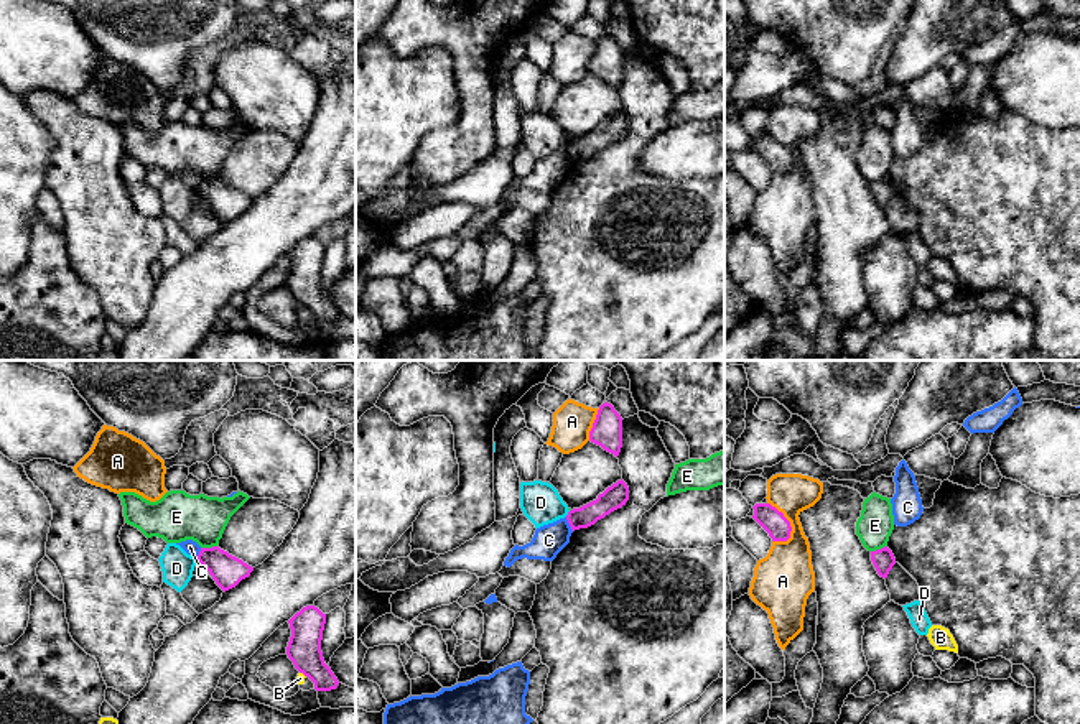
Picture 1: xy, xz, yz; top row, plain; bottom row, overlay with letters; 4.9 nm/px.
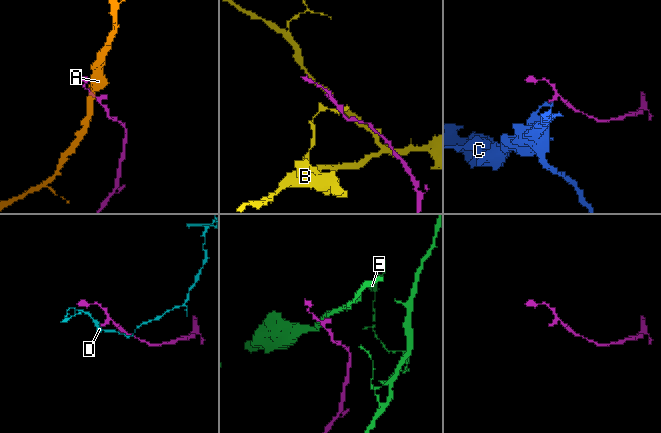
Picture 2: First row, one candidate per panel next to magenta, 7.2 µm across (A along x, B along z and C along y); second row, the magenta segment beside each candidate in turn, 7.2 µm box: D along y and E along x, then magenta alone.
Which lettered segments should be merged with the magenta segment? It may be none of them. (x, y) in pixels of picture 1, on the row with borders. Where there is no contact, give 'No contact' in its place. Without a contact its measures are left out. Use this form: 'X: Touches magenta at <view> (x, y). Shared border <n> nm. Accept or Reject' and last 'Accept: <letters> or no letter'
A: Touches magenta at yz (787, 520). Shared border 220 nm. Reject
B: Touches magenta at xy (303, 673). Shared border 40 nm. Reject
C: Touches magenta at xz (568, 522). Shared border 80 nm. Reject
D: Touches magenta at xz (568, 514). Shared border 40 nm. Reject
E: Touches magenta at xy (208, 548). Shared border 80 nm. Reject
Accept: no letter

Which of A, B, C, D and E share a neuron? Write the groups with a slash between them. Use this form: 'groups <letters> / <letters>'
groups A / B / C / D / E

